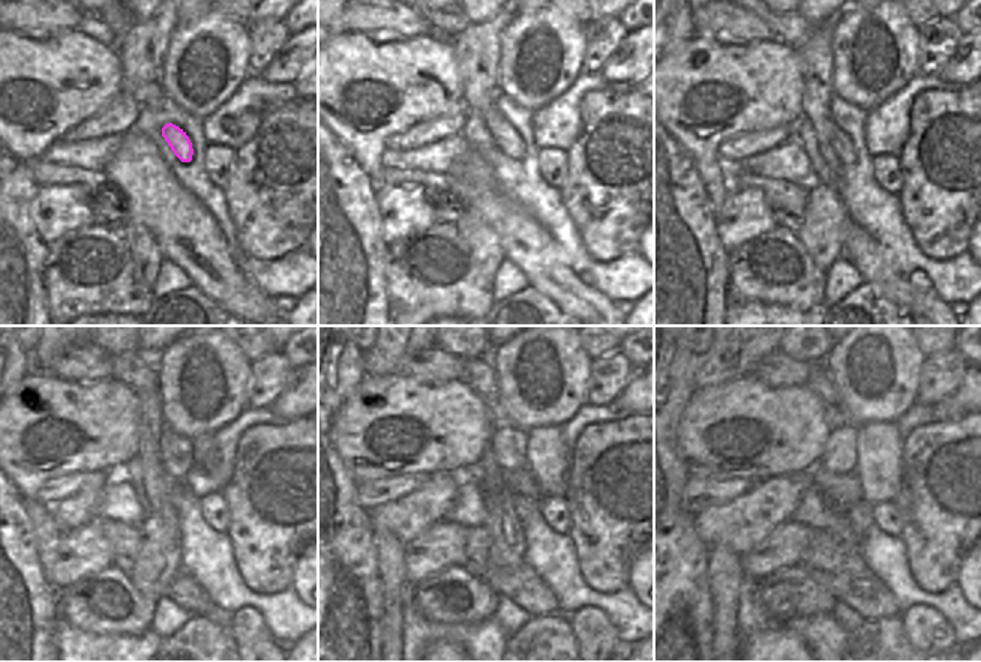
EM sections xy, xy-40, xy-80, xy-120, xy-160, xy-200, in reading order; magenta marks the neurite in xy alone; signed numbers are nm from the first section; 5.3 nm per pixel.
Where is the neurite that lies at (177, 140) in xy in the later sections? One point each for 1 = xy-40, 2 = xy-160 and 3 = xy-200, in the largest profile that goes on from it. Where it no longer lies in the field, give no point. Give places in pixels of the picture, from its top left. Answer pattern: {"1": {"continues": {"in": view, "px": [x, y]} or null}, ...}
{"1": {"continues": {"in": "xy-40", "px": [509, 141]}}, "2": {"continues": {"in": "xy-160", "px": [525, 508]}}, "3": {"continues": {"in": "xy-200", "px": [860, 517]}}}

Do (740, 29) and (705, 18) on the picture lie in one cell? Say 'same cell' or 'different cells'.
same cell

